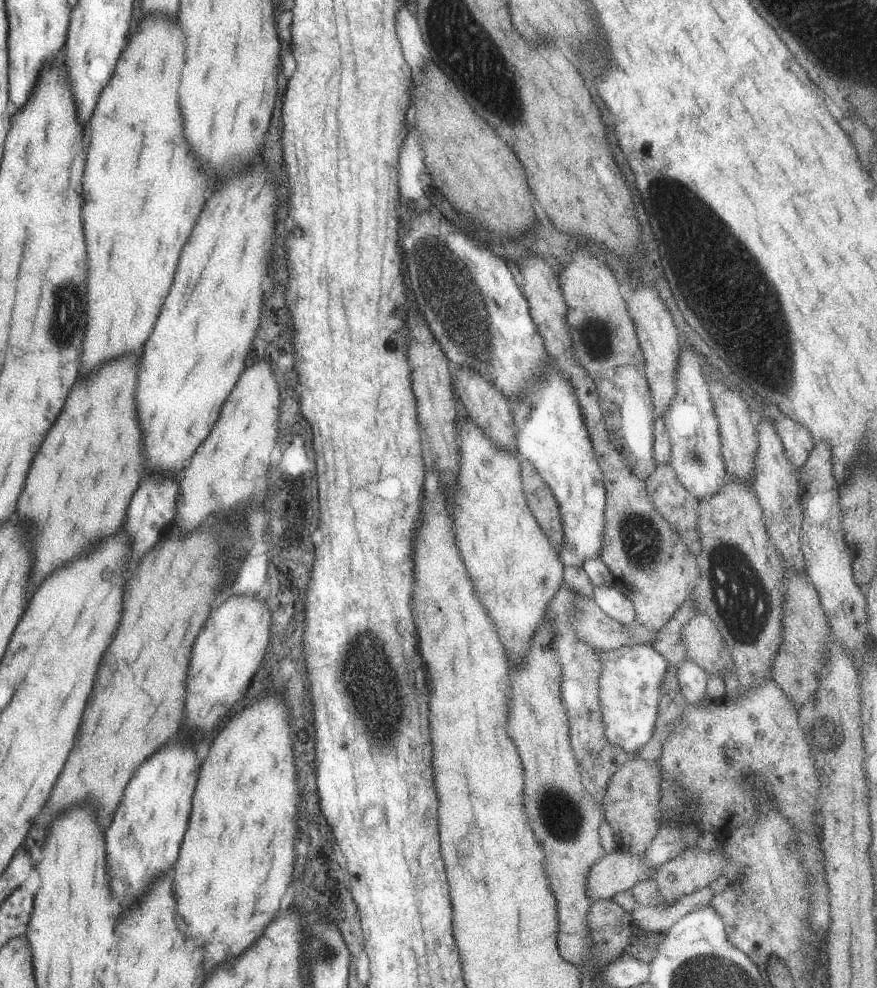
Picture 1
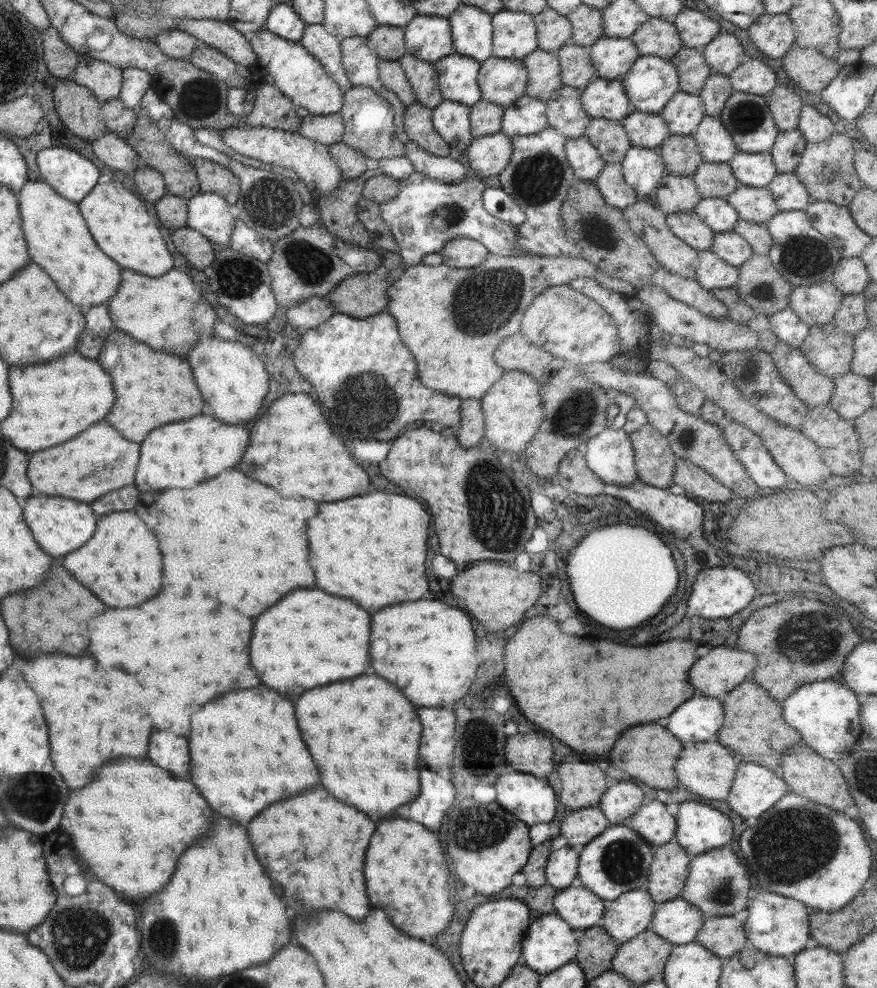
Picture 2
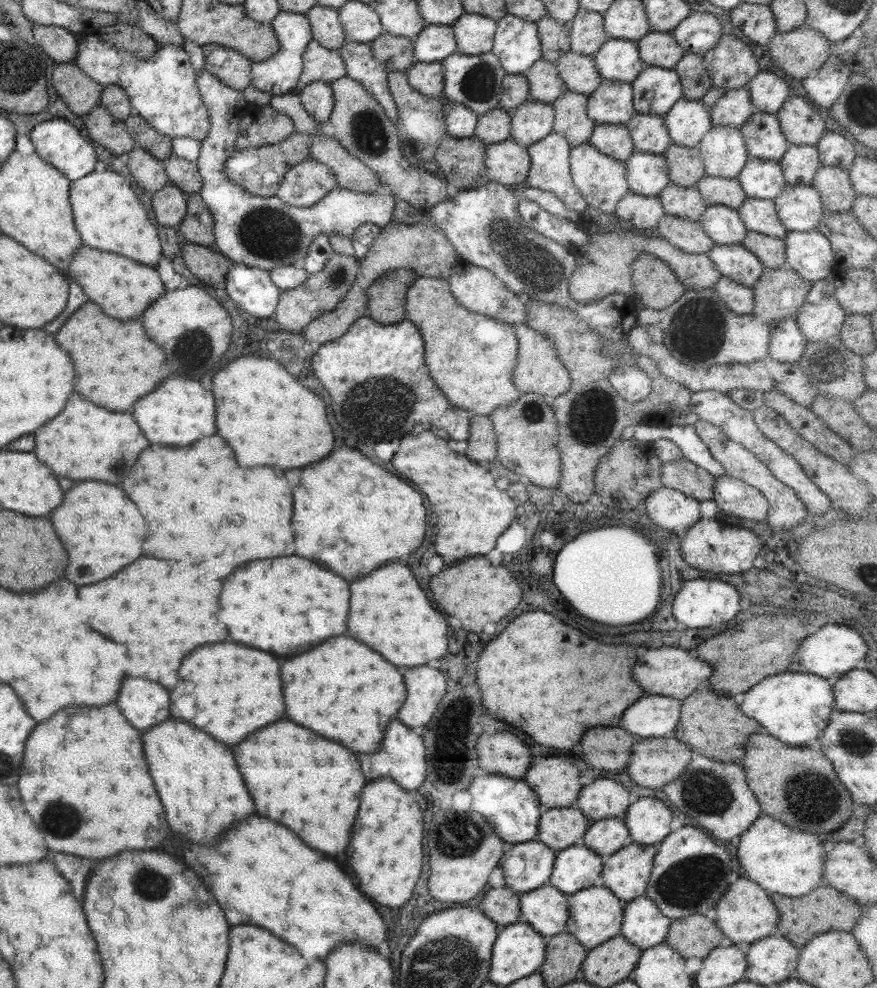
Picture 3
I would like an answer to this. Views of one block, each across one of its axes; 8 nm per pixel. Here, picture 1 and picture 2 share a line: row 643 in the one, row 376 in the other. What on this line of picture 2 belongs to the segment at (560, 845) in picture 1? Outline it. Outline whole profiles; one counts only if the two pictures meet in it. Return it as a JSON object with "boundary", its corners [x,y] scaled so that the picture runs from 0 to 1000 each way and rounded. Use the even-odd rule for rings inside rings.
{"boundary":[[[592,336],[574,343],[562,356],[562,364],[575,376],[596,376],[612,387],[626,386],[634,376],[647,369],[642,363],[626,359]]]}

